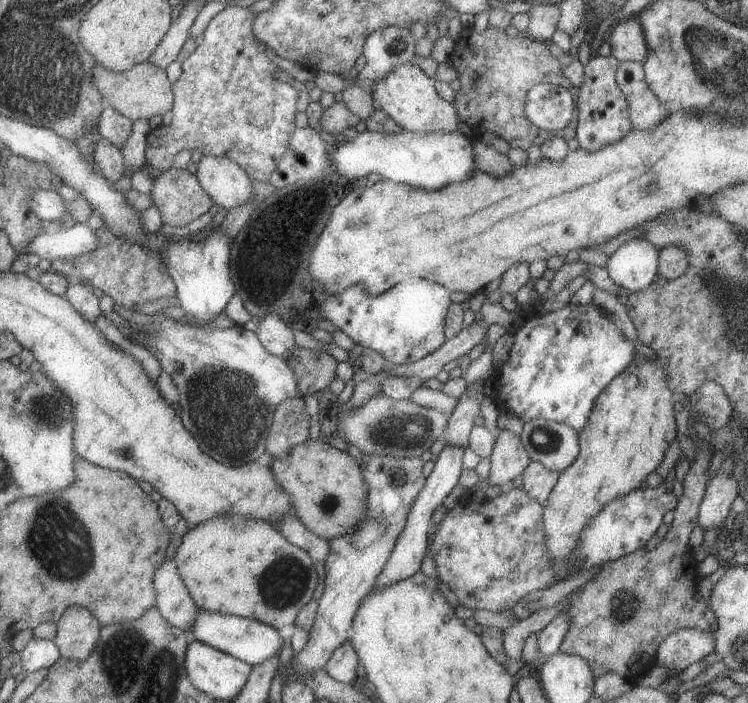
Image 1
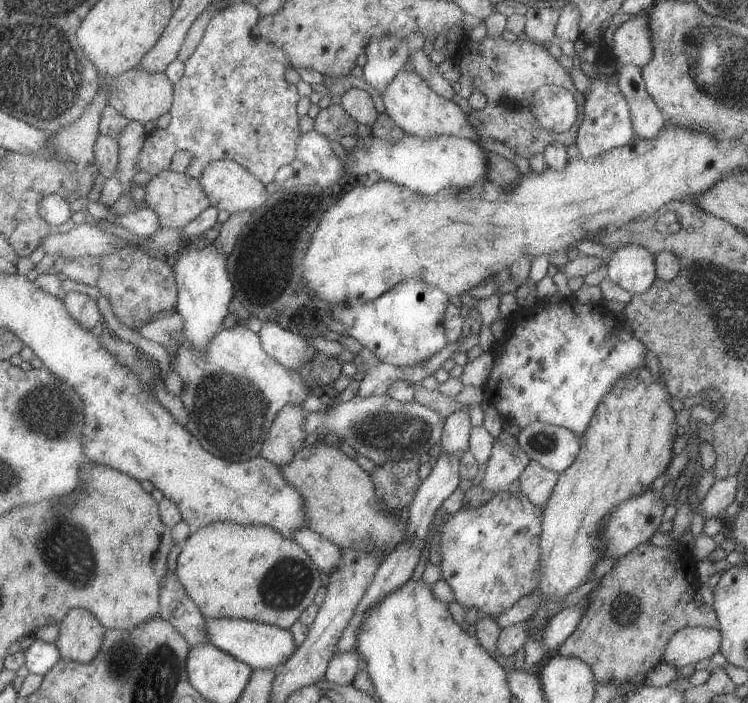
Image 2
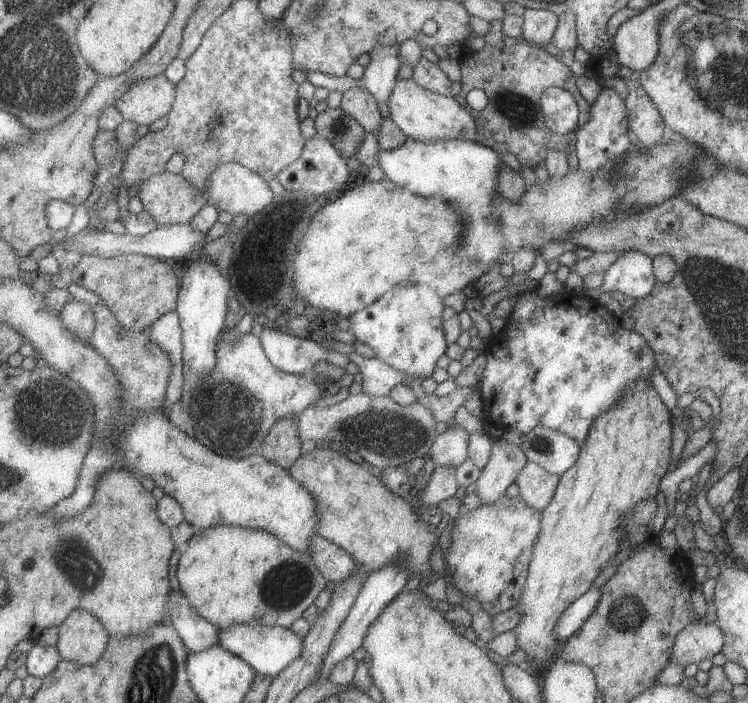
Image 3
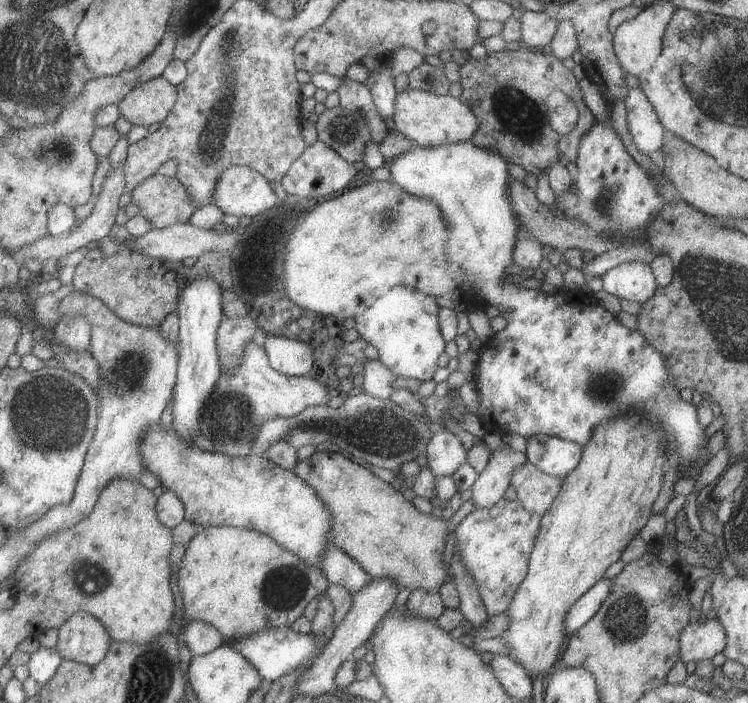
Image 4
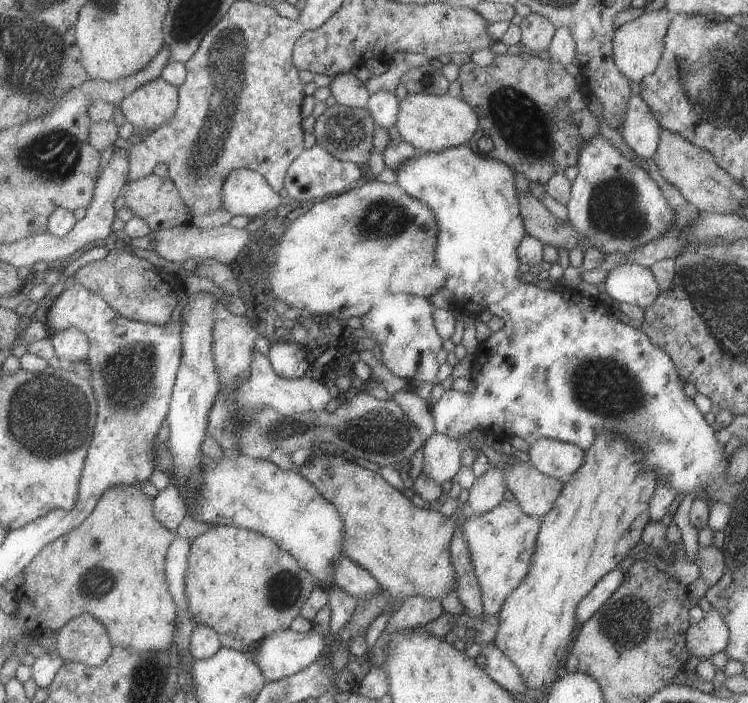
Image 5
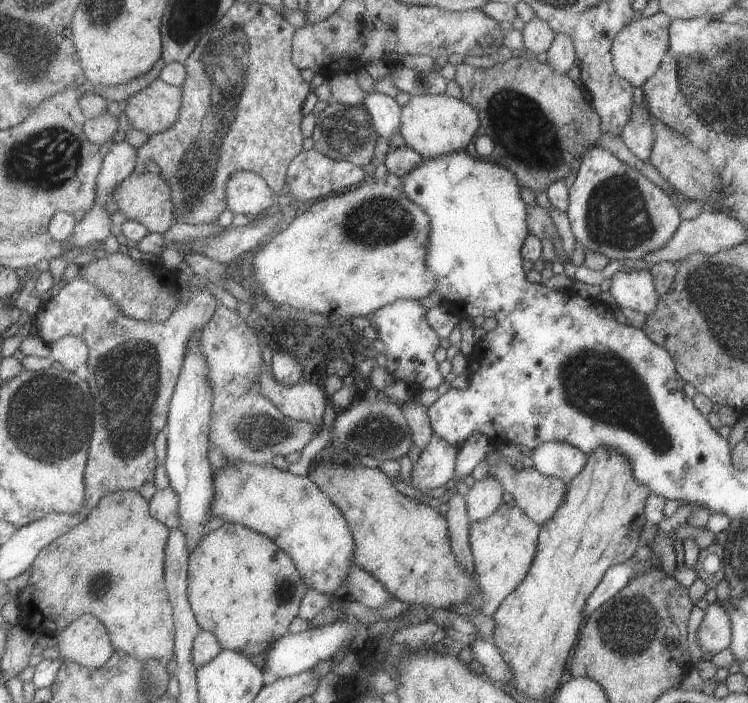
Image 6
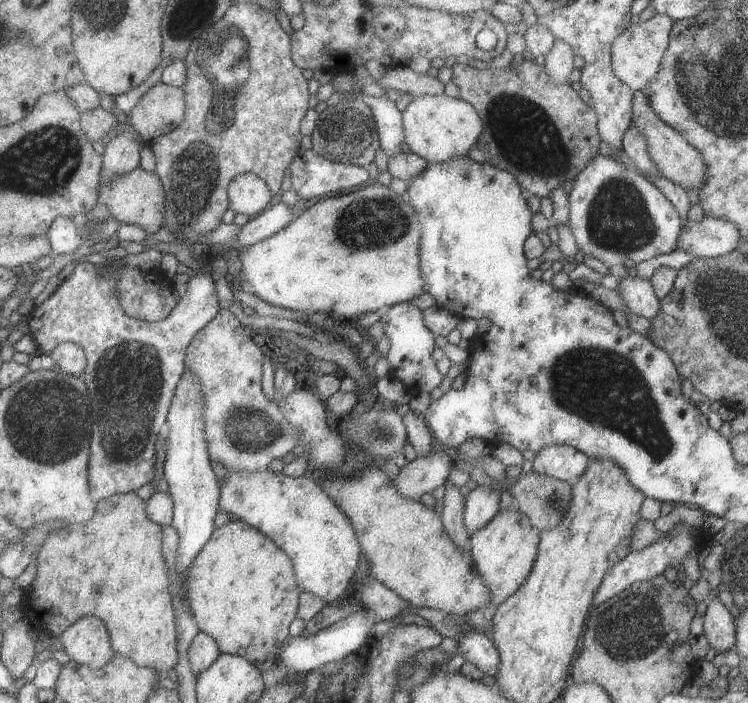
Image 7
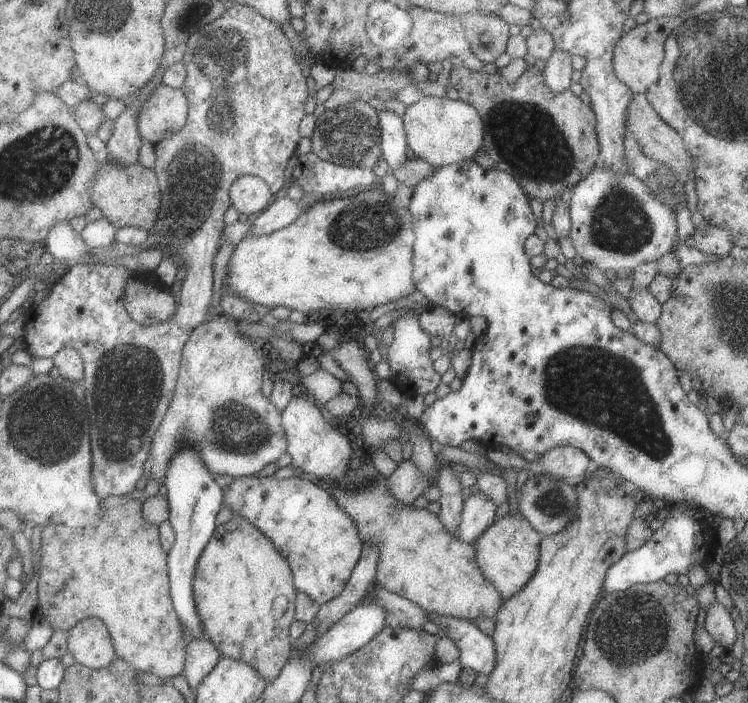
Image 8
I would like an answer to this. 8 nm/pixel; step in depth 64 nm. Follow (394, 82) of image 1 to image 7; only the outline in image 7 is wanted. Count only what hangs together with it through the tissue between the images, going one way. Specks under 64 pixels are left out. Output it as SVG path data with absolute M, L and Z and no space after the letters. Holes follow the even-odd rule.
M420 95L403 111L405 142L413 153L425 158L429 164L468 155L481 135L483 122L476 109L466 101L448 95Z

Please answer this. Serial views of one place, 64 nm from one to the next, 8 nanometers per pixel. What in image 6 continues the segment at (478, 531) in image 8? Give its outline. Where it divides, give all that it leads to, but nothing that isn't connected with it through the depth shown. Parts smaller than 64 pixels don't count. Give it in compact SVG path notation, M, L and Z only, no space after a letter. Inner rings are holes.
M488 474L476 480L465 496L471 524L489 517L503 503L502 496L504 488L496 477Z

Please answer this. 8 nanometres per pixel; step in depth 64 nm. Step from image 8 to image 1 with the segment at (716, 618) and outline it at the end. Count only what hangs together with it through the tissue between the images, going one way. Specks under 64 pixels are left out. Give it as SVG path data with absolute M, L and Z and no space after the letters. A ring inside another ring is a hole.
M680 629L674 631L659 644L655 654L656 664L674 674L688 668L694 662L701 661L704 656L714 651L715 636L713 634L714 632L706 633L700 629Z

